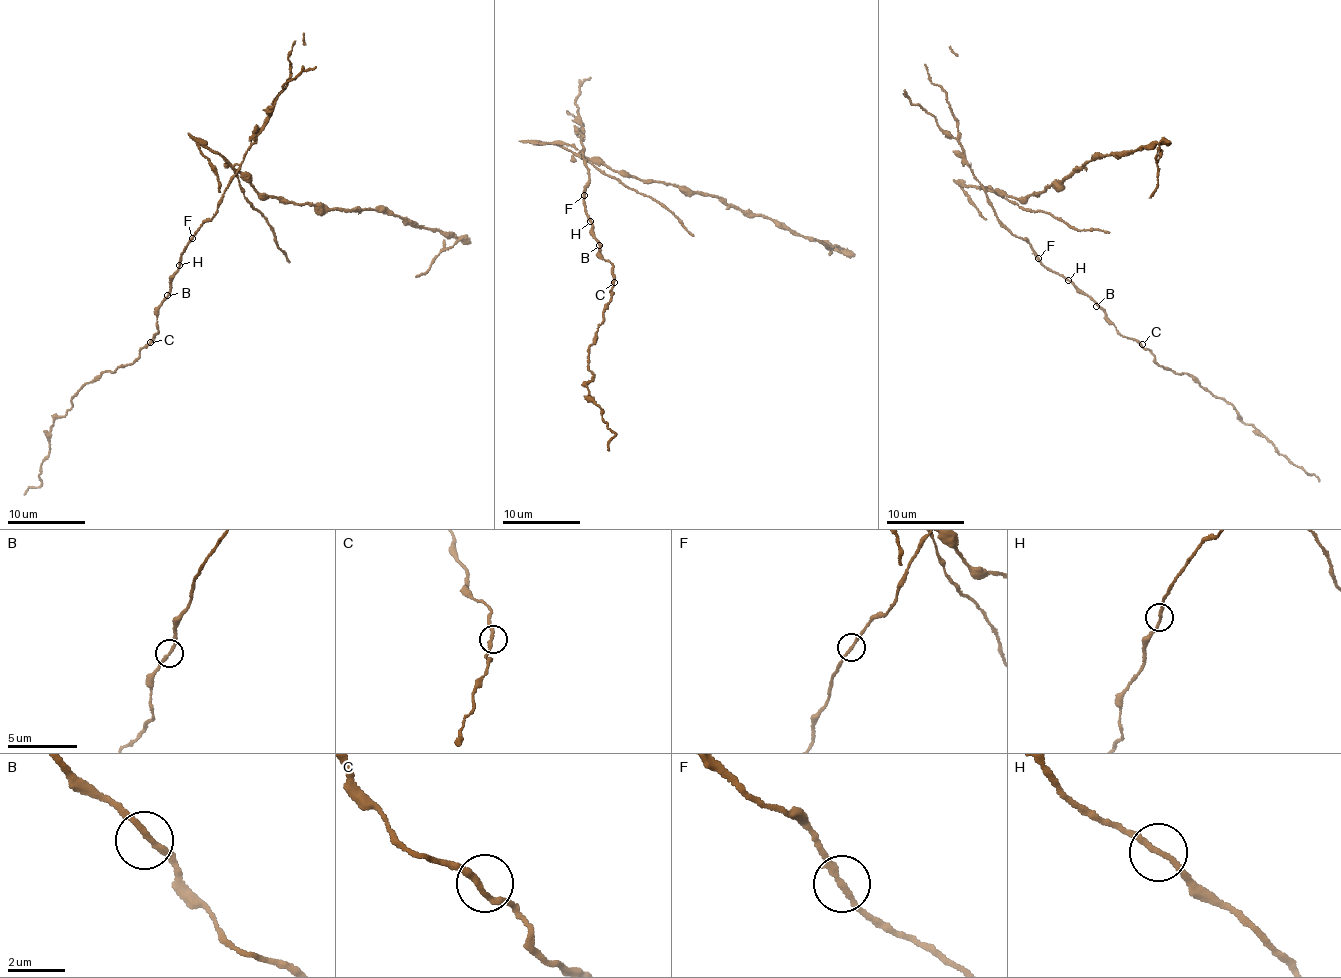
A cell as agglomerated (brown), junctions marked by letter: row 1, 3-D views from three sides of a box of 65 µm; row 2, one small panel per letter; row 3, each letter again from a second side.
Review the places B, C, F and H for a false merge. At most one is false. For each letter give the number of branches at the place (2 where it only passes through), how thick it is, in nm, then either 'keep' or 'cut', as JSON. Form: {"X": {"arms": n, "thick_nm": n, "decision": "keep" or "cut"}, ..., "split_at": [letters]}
{"B": {"arms": 2, "thick_nm": 200, "decision": "keep"}, "C": {"arms": 2, "thick_nm": 200, "decision": "keep"}, "F": {"arms": 2, "thick_nm": 220, "decision": "cut"}, "H": {"arms": 2, "thick_nm": 200, "decision": "keep"}, "split_at": ["F"]}

